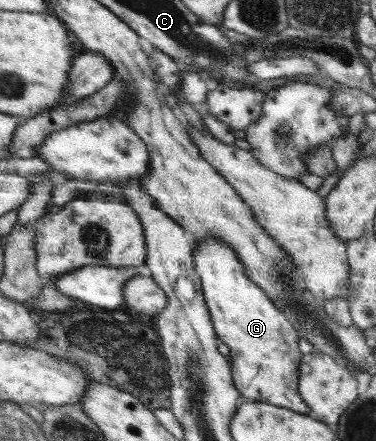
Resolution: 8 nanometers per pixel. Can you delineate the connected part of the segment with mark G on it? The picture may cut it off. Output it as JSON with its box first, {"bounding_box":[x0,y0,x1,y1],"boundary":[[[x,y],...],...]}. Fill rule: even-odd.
{"bounding_box":[192,237,311,415],"boundary":[[[211,237],[196,245],[192,257],[217,335],[229,347],[237,389],[255,402],[267,402],[308,415],[311,408],[297,393],[303,361],[297,347],[297,329],[273,305],[274,301],[265,295],[264,289],[248,276],[243,262],[227,243]]]}

